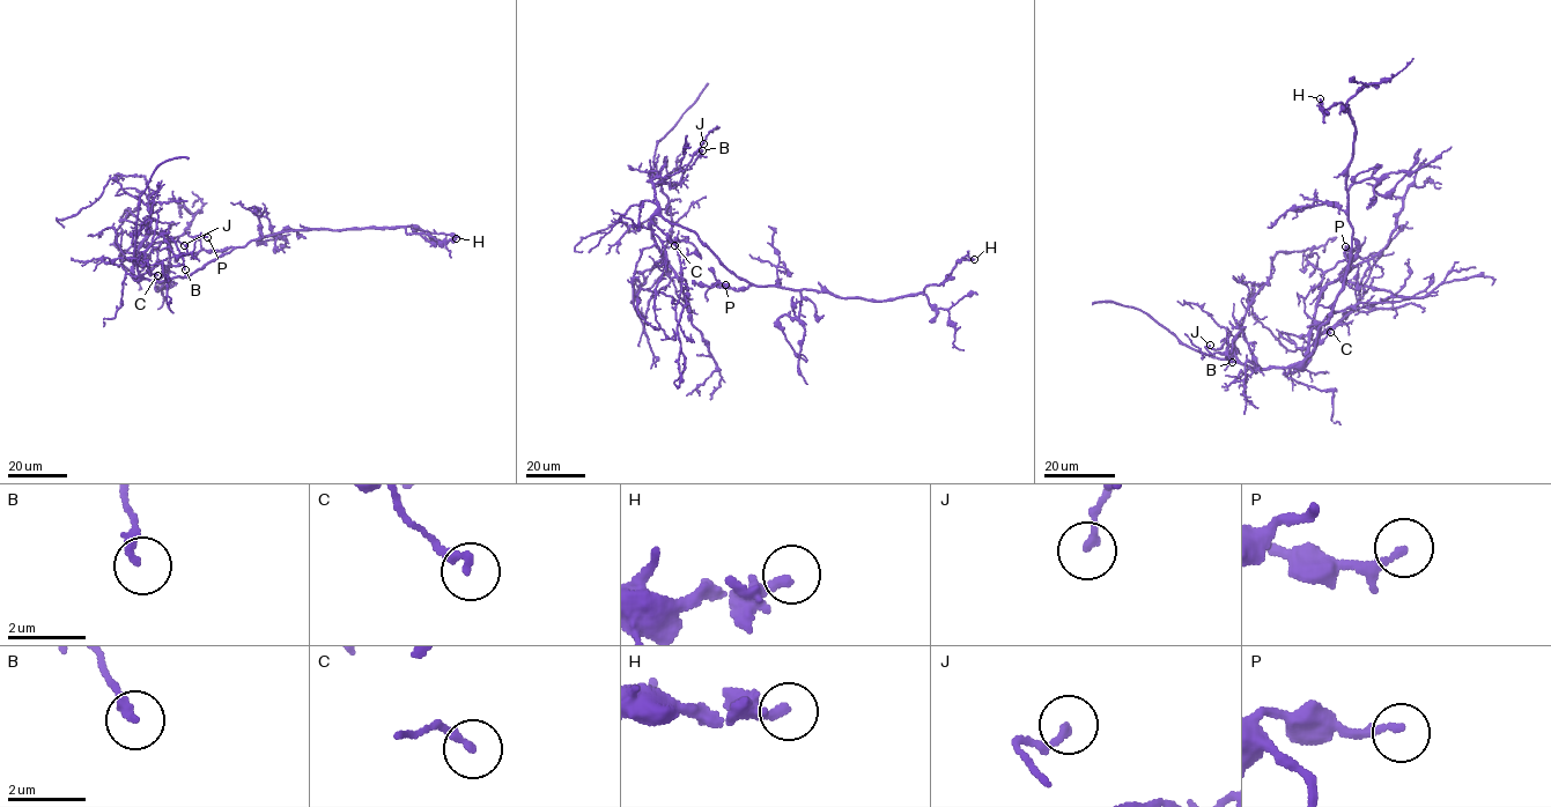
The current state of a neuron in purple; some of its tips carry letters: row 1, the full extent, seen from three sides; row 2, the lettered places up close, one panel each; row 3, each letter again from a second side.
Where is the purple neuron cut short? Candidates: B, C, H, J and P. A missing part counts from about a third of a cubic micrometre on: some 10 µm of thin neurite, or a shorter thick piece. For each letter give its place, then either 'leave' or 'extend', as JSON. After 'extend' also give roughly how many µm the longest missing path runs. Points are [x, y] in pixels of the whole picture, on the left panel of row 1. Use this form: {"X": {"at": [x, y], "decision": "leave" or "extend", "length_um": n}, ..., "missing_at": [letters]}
{"B": {"at": [185, 269], "decision": "leave"}, "C": {"at": [157, 275], "decision": "leave"}, "H": {"at": [456, 238], "decision": "extend", "length_um": 5}, "J": {"at": [184, 245], "decision": "leave"}, "P": {"at": [207, 237], "decision": "leave"}, "missing_at": ["H"]}

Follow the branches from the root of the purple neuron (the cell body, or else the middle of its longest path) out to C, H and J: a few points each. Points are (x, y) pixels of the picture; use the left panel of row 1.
C: (190, 274), (160, 281), (133, 278), (147, 273), (157, 275)
H: (190, 274), (250, 242), (292, 230), (400, 227), (406, 232), (422, 232), (440, 241), (456, 238)
J: (190, 274), (153, 281), (143, 279), (137, 261), (161, 235), (174, 254), (186, 253), (184, 245)

